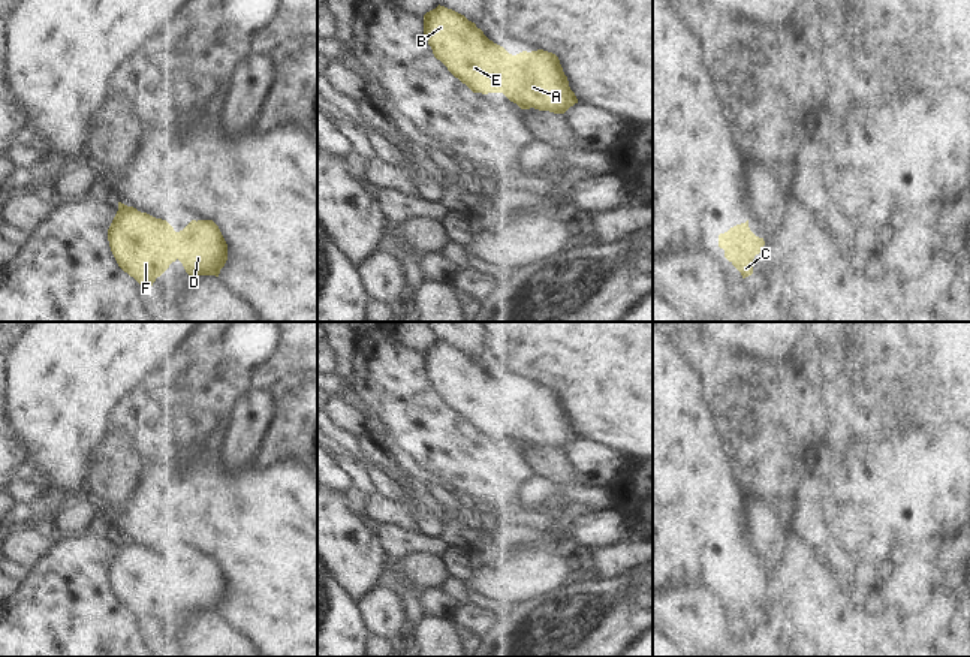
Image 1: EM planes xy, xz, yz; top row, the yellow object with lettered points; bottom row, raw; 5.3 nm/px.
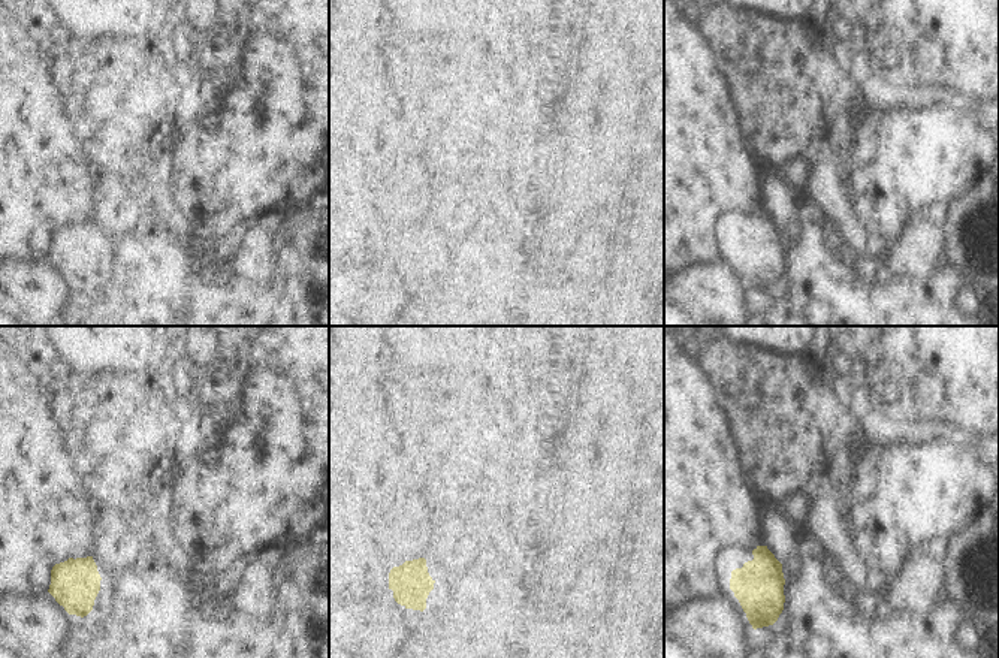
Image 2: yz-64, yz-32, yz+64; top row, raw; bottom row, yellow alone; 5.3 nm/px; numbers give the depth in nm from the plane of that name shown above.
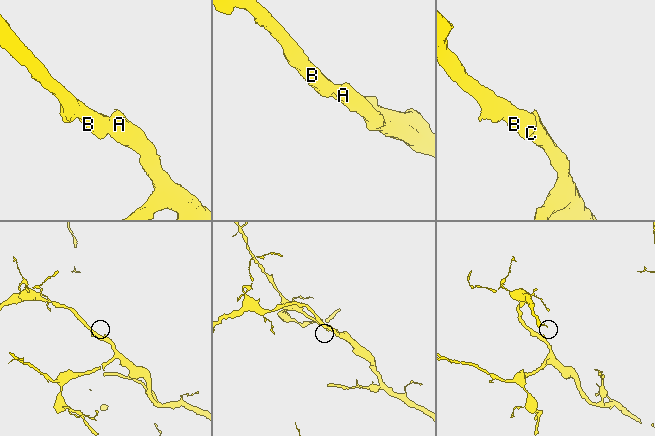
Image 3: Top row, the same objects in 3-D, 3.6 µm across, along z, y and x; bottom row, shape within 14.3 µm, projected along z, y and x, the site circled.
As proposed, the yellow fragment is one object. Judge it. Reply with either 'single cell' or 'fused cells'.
single cell

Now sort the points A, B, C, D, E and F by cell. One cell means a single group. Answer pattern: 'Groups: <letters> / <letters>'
Groups: A B C D E F

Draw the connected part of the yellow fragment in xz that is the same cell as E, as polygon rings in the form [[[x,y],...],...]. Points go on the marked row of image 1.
[[[440,4],[424,15],[424,34],[434,57],[473,93],[503,93],[521,109],[554,114],[578,103],[552,52],[512,55],[464,15]]]

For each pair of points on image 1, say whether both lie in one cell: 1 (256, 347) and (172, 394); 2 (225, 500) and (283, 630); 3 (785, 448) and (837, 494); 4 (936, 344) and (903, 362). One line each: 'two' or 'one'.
1: one
2: one
3: two
4: one

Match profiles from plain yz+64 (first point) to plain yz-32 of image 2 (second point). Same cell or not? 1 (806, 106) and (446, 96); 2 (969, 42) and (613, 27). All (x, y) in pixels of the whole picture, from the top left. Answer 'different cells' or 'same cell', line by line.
1: same cell
2: same cell

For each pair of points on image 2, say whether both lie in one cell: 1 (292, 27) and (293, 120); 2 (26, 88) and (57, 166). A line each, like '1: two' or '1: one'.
1: two
2: one

